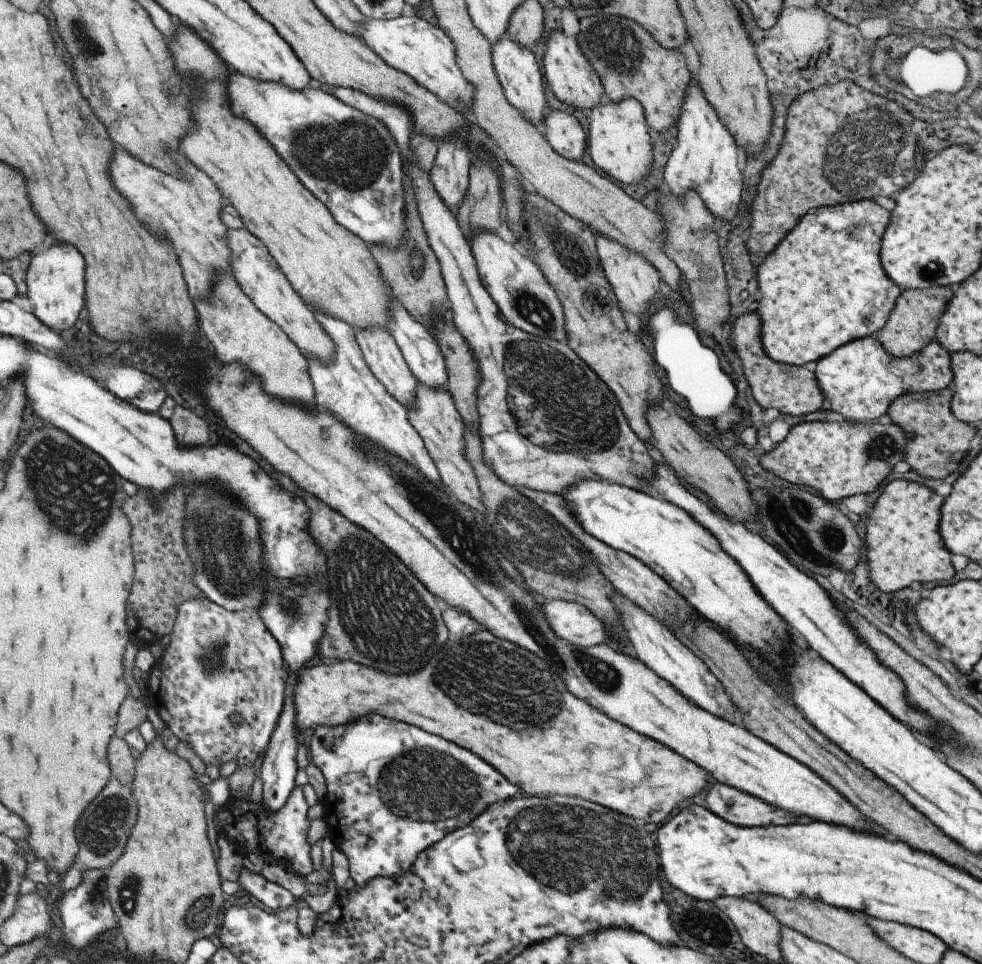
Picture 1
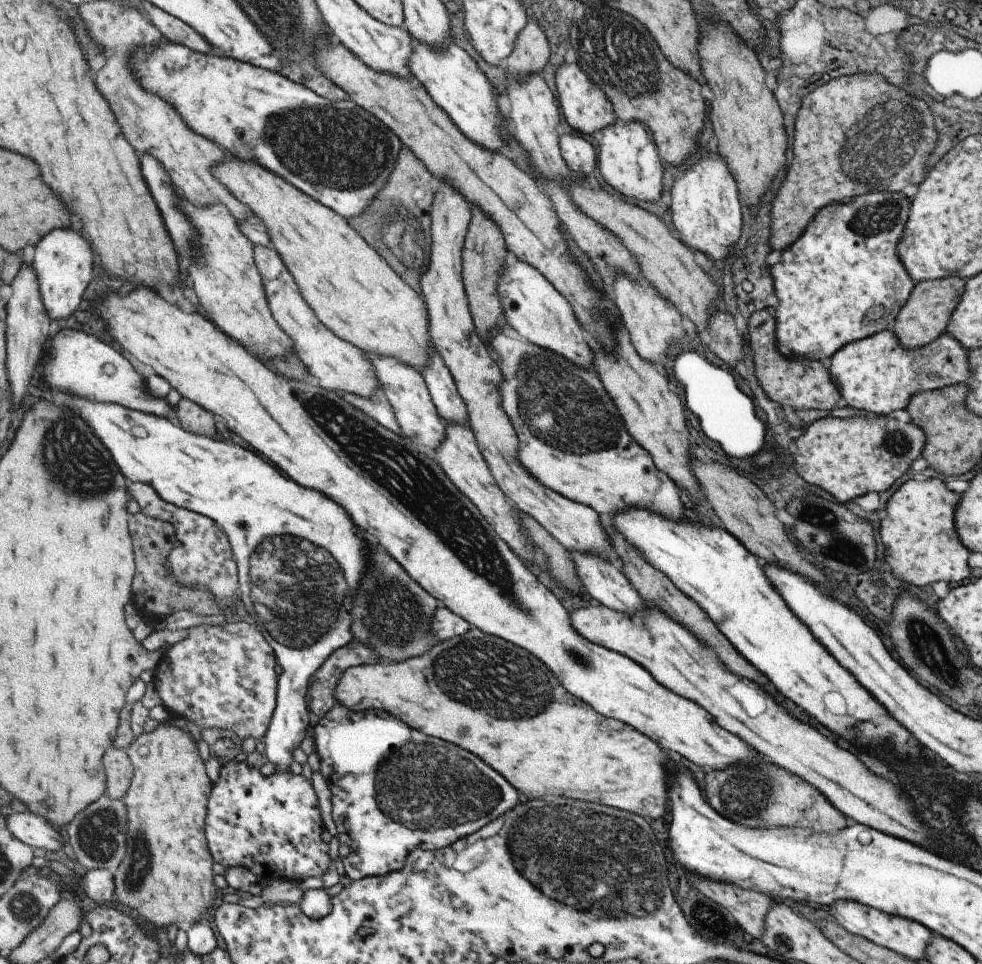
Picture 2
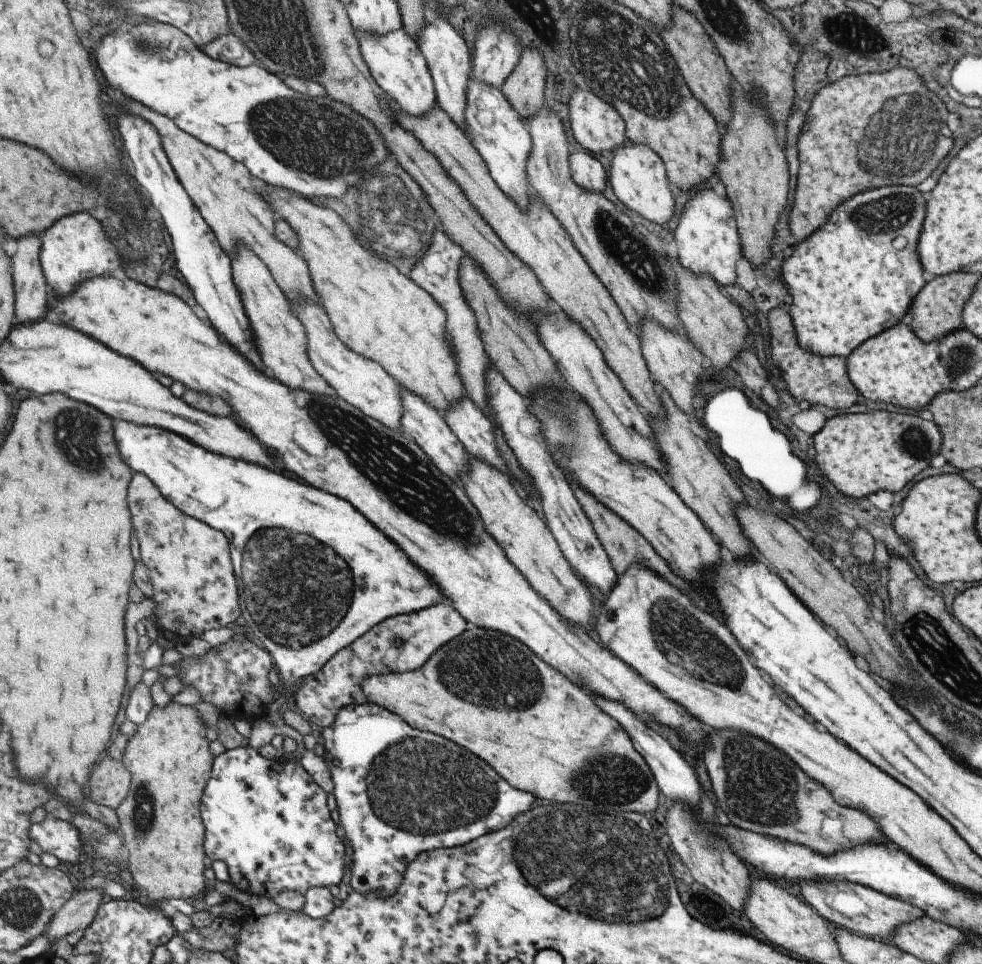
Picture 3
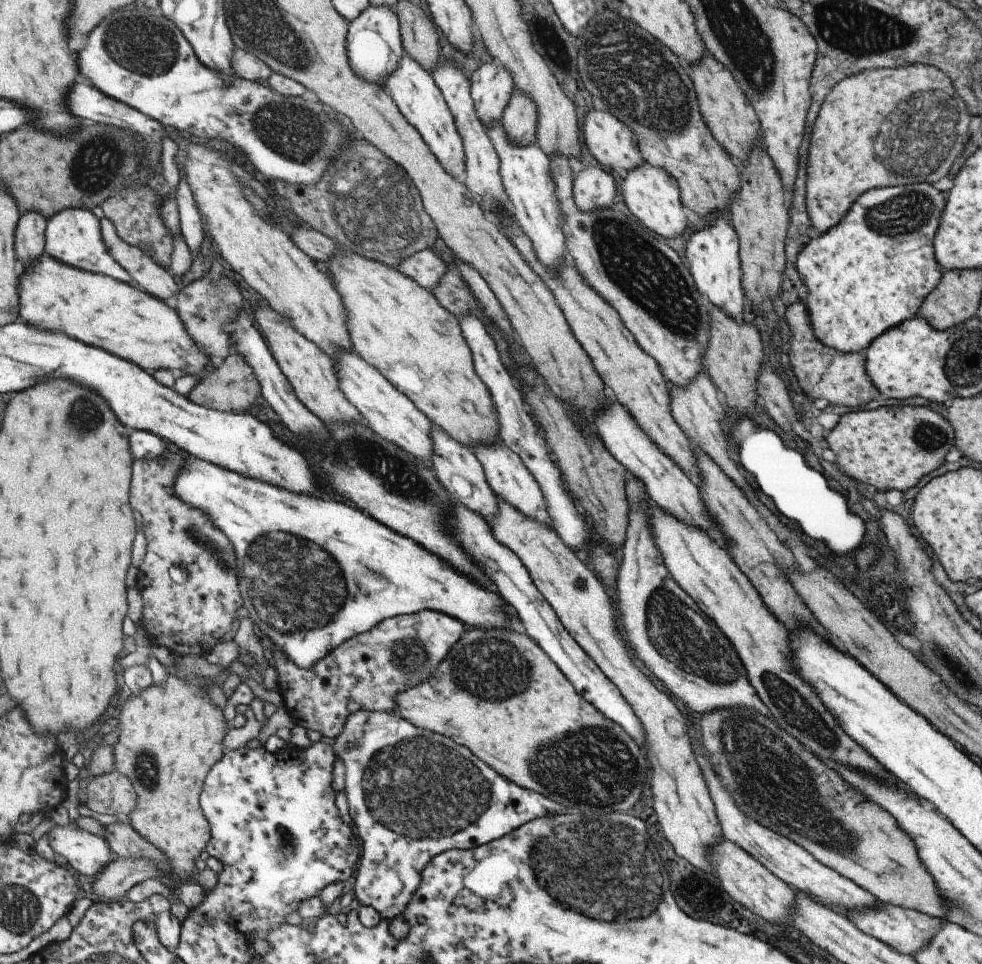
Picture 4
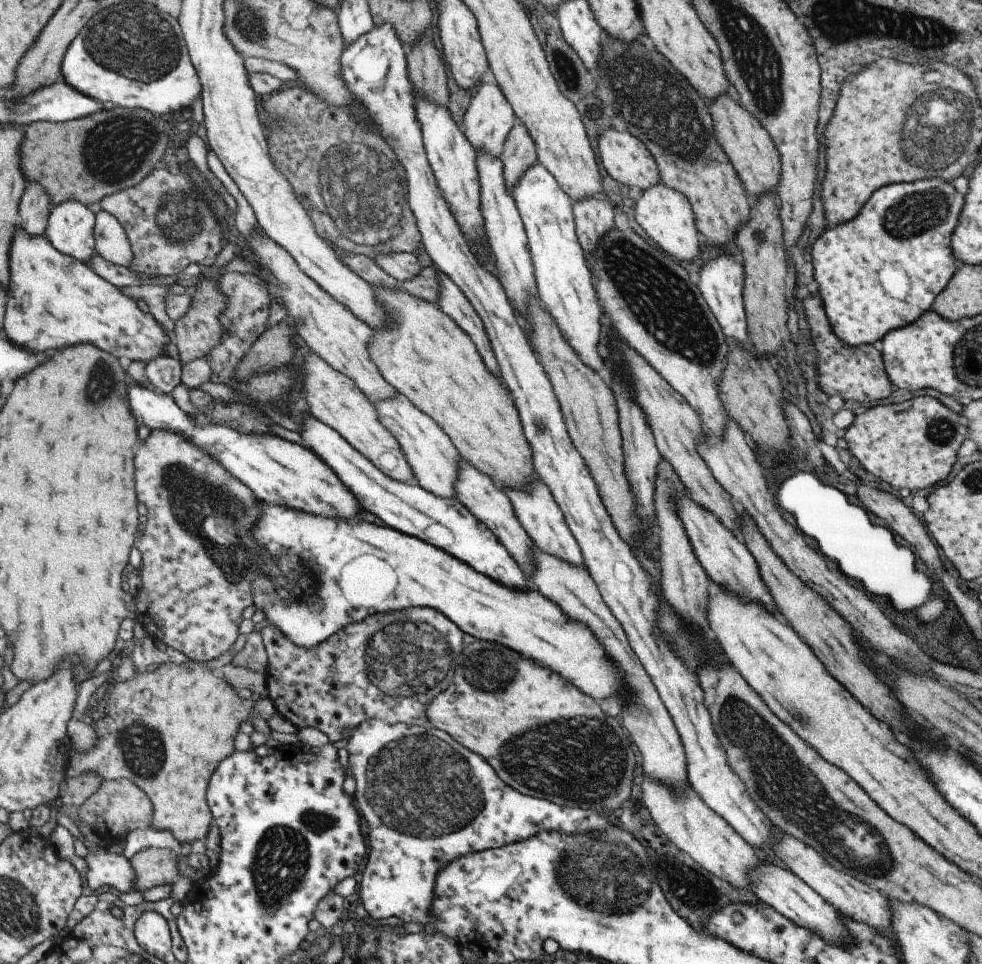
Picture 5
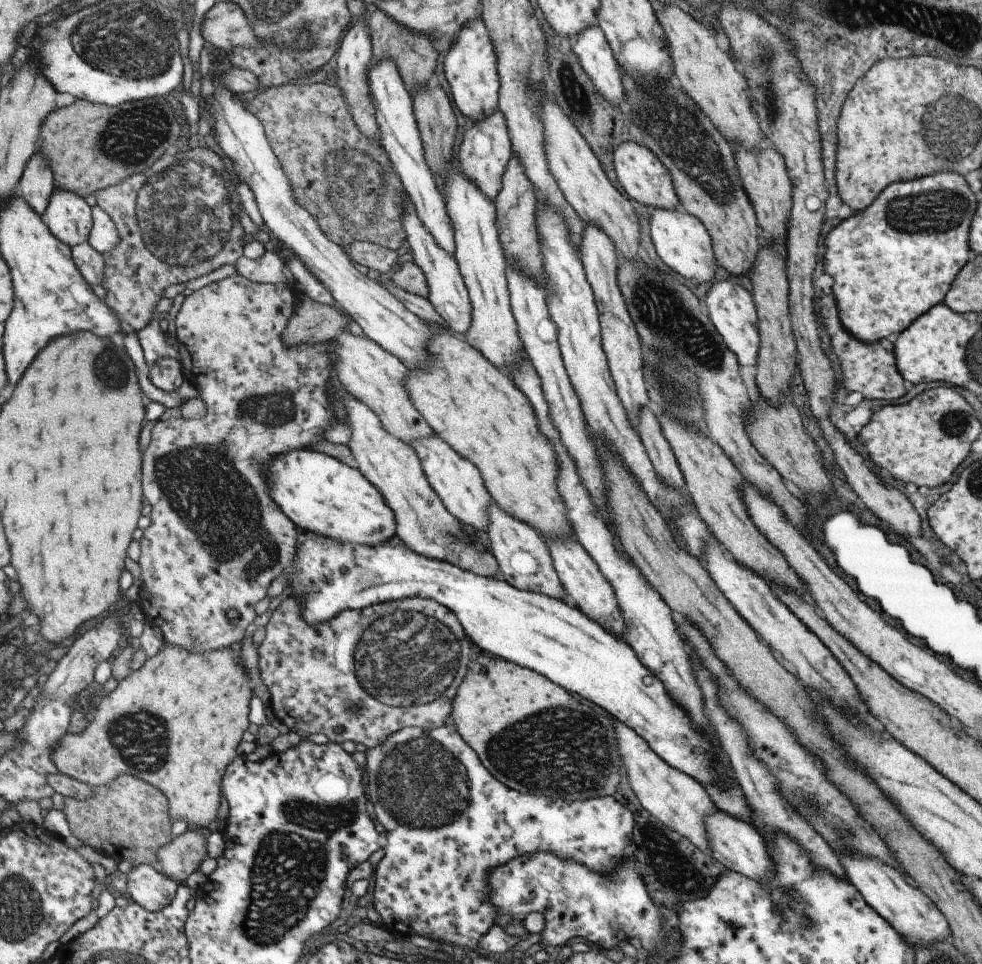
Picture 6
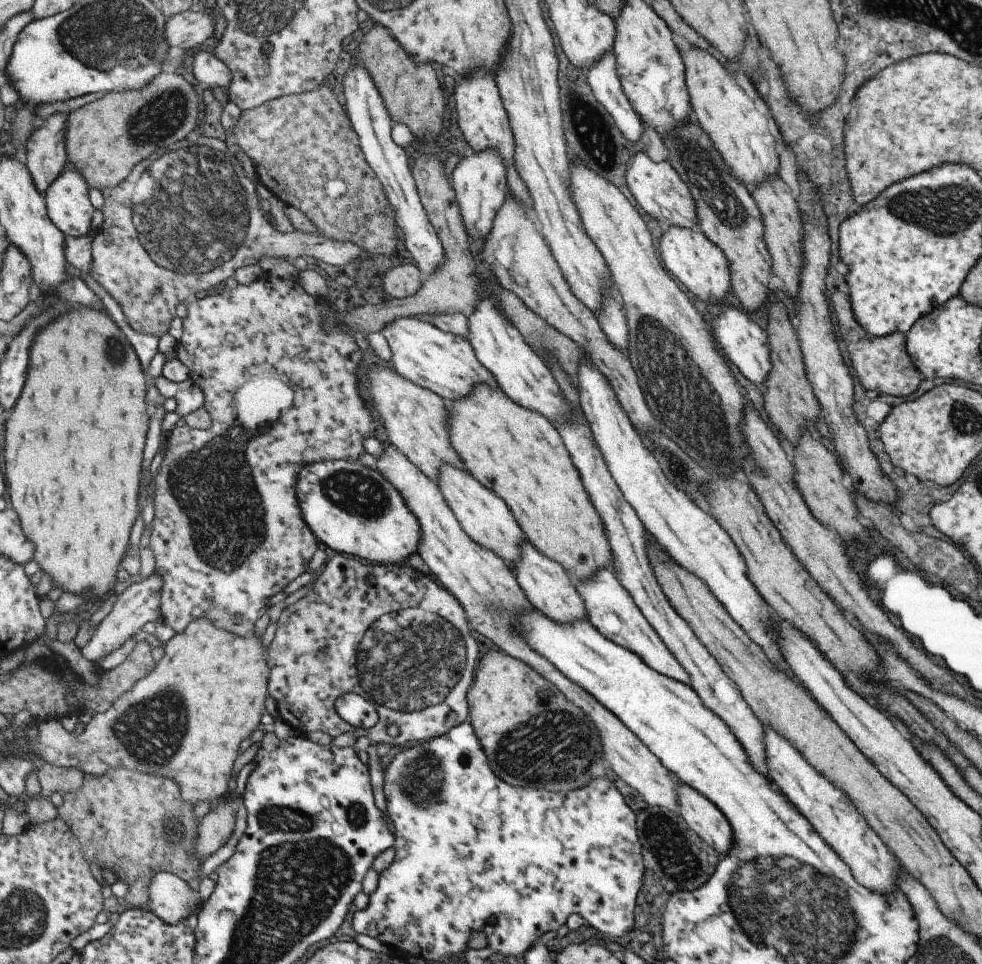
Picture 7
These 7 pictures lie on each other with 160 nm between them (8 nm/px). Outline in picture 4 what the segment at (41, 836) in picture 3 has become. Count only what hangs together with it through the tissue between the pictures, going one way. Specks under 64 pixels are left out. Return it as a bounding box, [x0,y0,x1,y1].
[49,826,113,878]

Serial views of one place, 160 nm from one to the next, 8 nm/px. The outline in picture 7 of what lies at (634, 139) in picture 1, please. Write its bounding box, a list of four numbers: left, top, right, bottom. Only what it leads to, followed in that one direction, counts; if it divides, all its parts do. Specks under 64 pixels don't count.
[657,226,730,303]

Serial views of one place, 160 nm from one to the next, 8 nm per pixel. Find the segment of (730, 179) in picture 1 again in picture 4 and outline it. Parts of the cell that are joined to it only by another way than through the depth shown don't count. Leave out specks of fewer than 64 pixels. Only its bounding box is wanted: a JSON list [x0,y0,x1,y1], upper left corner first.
[685,220,744,321]

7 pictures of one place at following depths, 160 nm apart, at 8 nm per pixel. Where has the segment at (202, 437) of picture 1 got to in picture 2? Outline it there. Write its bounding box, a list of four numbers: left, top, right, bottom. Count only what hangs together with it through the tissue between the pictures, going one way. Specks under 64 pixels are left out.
[177,398,217,438]

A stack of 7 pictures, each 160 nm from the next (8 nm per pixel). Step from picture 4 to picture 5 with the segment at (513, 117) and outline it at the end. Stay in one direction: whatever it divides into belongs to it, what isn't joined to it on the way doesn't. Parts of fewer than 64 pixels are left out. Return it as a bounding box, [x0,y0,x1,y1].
[498,122,536,194]

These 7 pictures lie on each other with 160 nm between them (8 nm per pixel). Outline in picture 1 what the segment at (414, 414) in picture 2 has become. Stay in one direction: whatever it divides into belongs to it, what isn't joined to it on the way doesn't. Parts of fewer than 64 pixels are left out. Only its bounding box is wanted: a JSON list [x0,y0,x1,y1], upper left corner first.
[353,328,417,409]

